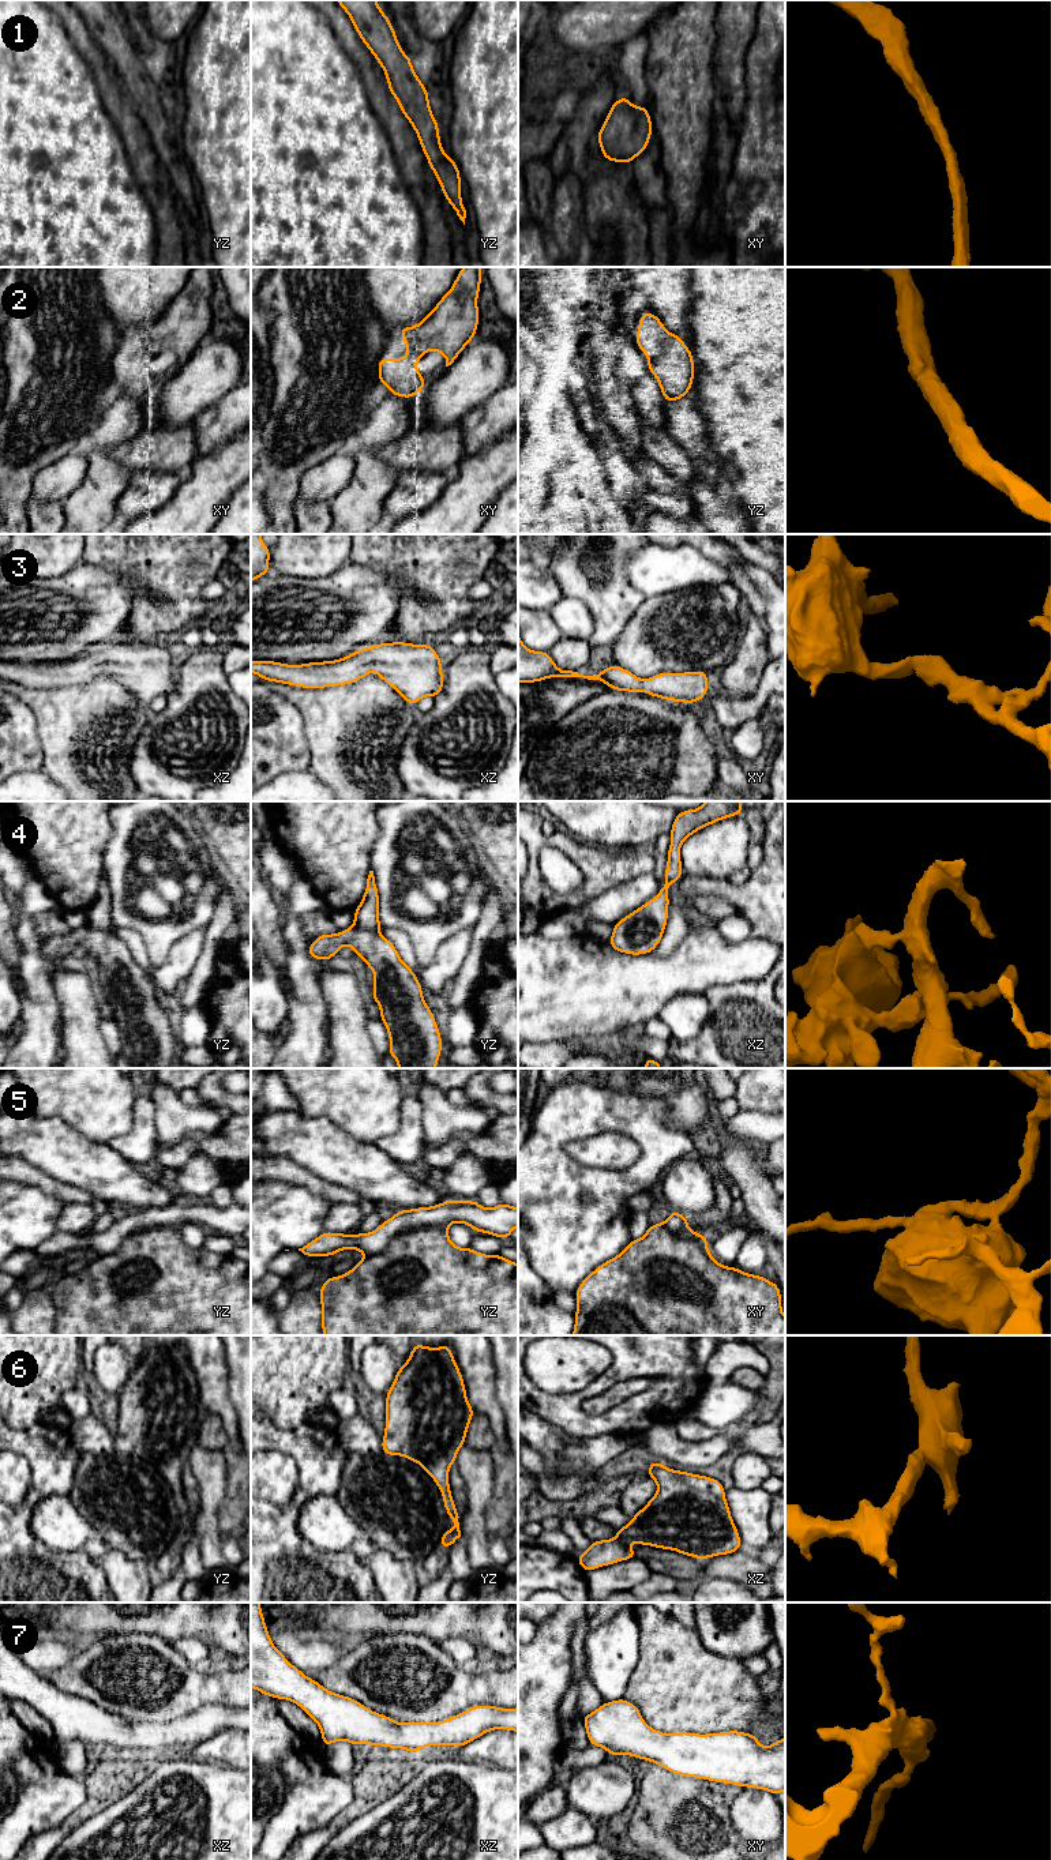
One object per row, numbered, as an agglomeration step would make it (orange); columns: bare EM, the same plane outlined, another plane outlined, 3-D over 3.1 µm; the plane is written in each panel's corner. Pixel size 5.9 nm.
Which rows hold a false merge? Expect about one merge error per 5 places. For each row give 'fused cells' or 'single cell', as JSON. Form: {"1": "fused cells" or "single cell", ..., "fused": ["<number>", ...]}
{"1": "single cell", "2": "single cell", "3": "single cell", "4": "single cell", "5": "single cell", "6": "single cell", "7": "single cell", "fused": []}

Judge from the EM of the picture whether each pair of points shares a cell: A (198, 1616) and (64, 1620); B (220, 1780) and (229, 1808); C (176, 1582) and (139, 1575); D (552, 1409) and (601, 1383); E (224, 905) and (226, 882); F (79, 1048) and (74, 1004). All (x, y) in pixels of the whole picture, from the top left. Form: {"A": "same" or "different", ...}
{"A": "same", "B": "same", "C": "different", "D": "same", "E": "same", "F": "same"}

